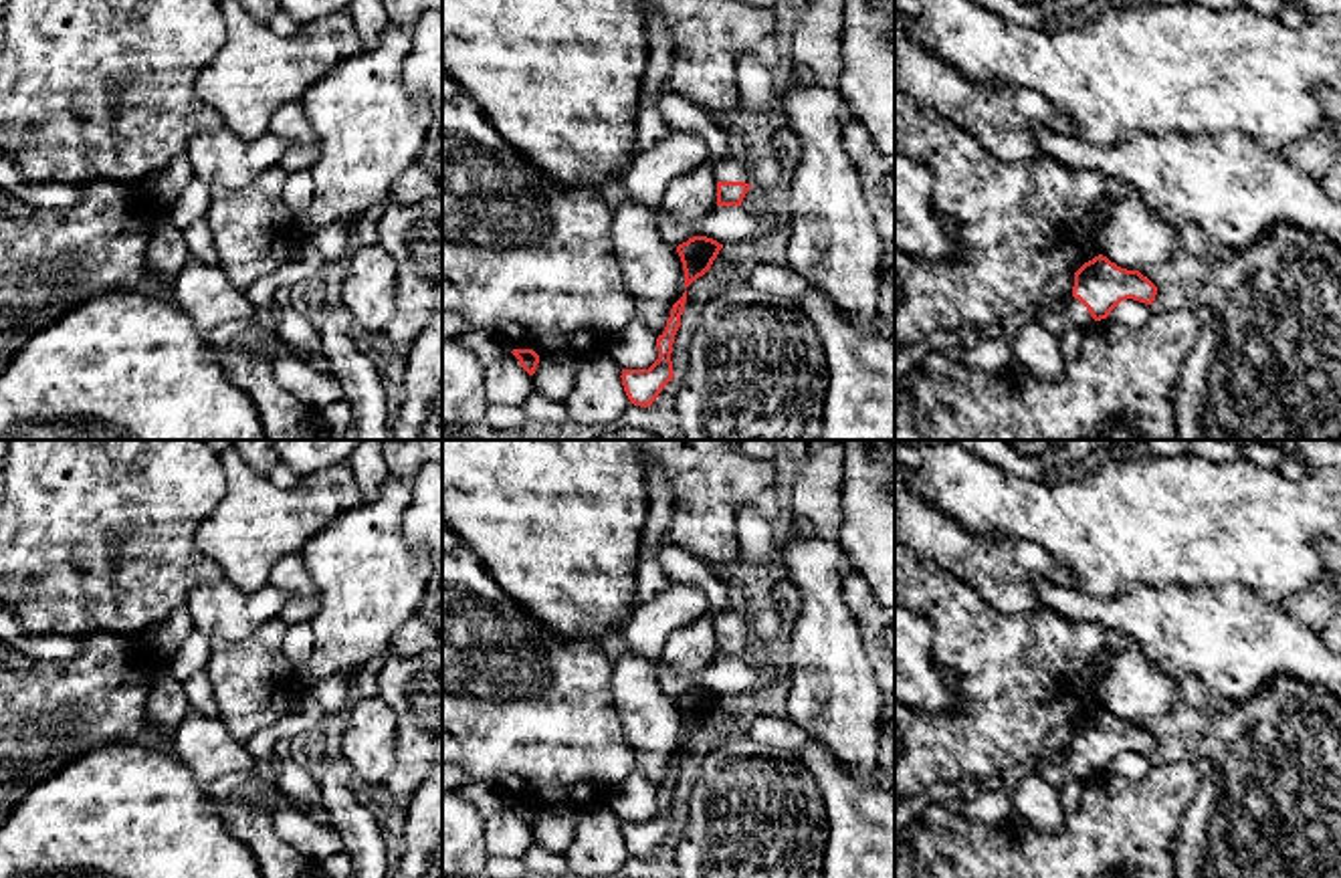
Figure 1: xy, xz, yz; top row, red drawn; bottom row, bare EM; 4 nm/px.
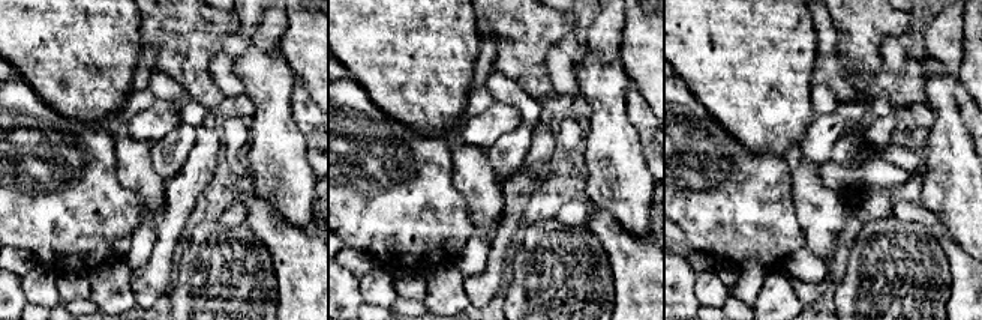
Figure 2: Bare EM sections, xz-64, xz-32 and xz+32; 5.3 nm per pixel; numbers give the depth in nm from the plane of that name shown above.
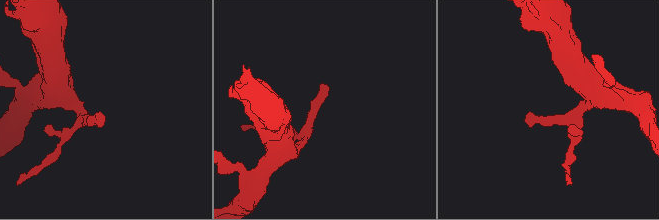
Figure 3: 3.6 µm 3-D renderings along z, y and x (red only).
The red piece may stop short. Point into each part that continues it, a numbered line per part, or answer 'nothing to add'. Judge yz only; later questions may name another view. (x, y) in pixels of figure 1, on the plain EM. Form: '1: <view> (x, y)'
1: yz (1075, 765)

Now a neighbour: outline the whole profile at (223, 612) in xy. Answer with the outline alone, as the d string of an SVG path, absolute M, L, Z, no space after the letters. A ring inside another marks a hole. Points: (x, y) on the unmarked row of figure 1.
M226 577L214 585L198 585L188 593L194 628L212 642L246 640L263 624L279 618L285 603L287 595L271 583L259 591L242 591Z

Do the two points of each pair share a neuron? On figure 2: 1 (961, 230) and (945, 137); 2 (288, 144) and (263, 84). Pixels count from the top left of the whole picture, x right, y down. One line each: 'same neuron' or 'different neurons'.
1: same neuron
2: same neuron

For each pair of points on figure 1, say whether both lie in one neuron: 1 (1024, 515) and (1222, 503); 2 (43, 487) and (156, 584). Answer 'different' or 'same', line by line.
1: same
2: same

